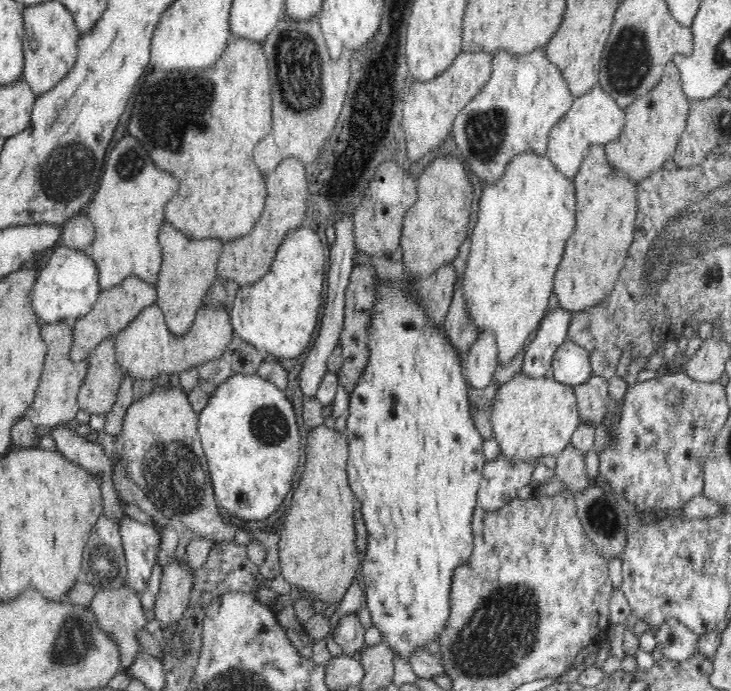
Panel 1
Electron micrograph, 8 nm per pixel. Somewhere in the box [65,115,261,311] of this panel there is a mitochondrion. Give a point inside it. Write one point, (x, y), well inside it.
(129, 162)

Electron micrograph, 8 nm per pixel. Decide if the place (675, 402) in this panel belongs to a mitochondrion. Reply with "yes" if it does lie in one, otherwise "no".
yes

